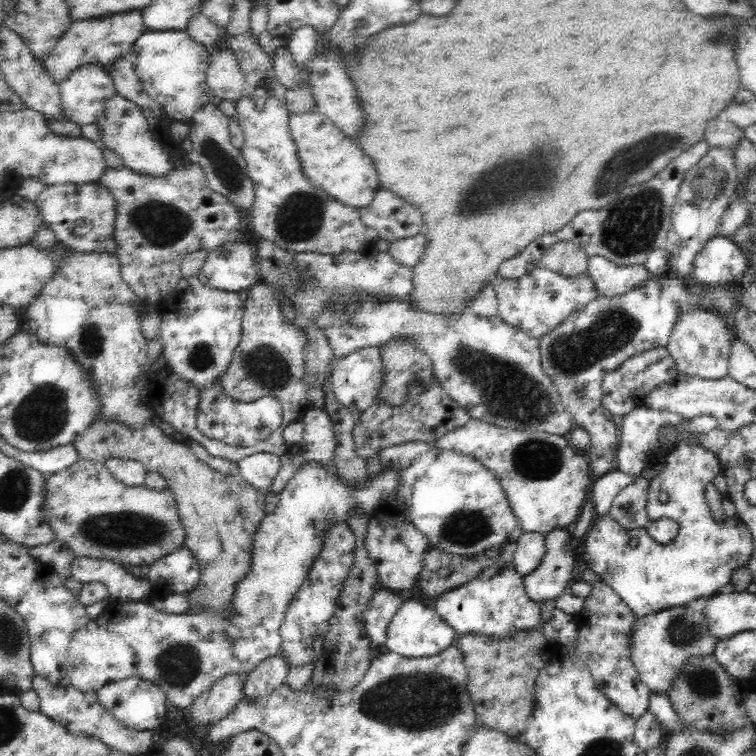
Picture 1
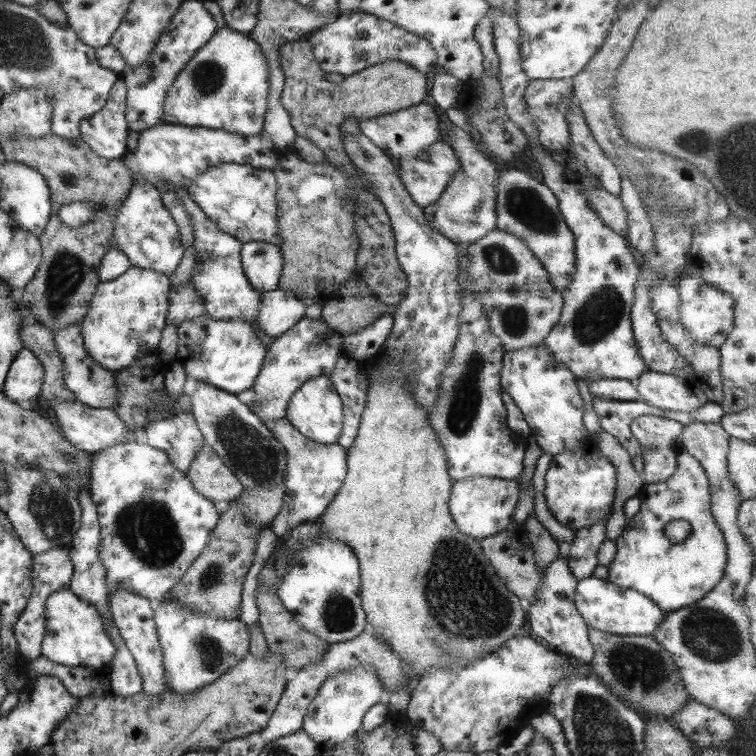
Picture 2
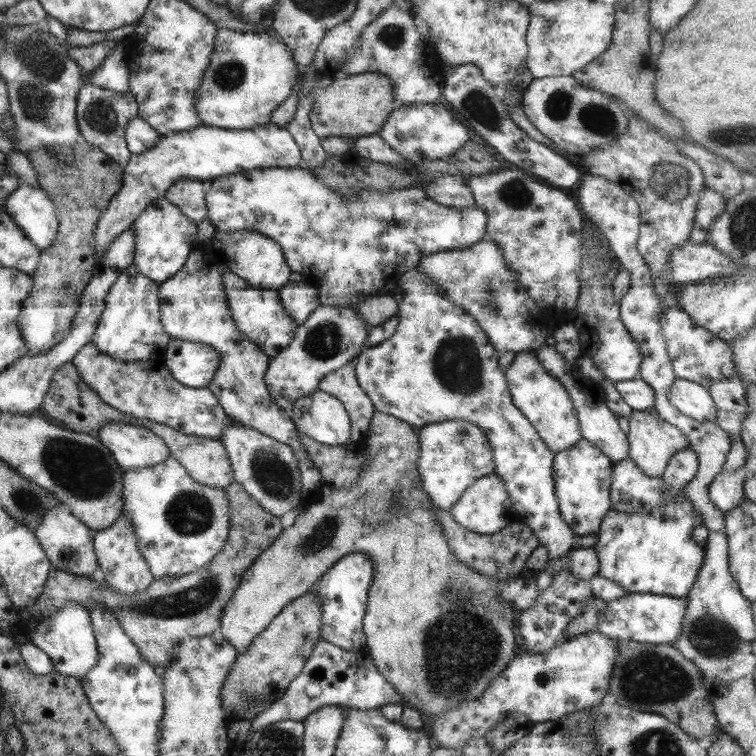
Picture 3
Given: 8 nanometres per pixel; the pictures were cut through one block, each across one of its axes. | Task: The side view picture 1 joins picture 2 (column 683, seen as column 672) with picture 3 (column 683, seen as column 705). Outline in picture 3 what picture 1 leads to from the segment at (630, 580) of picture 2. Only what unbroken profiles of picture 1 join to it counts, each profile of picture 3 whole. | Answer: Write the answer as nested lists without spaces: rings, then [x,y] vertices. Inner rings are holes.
[[[688,447],[677,451],[677,453],[669,457],[667,467],[660,476],[660,480],[665,482],[665,486],[669,486],[672,495],[681,489],[683,484],[687,484],[689,480],[693,480],[693,476],[698,469],[697,454]],[[683,497],[669,499],[665,505],[657,505],[650,511],[630,515],[609,509],[601,518],[599,530],[595,532],[597,541],[590,547],[598,559],[597,575],[619,585],[625,594],[648,593],[684,600],[696,582],[705,555],[704,541],[697,543],[691,539],[691,531],[699,524],[702,524],[699,515],[693,511],[693,505]]]

